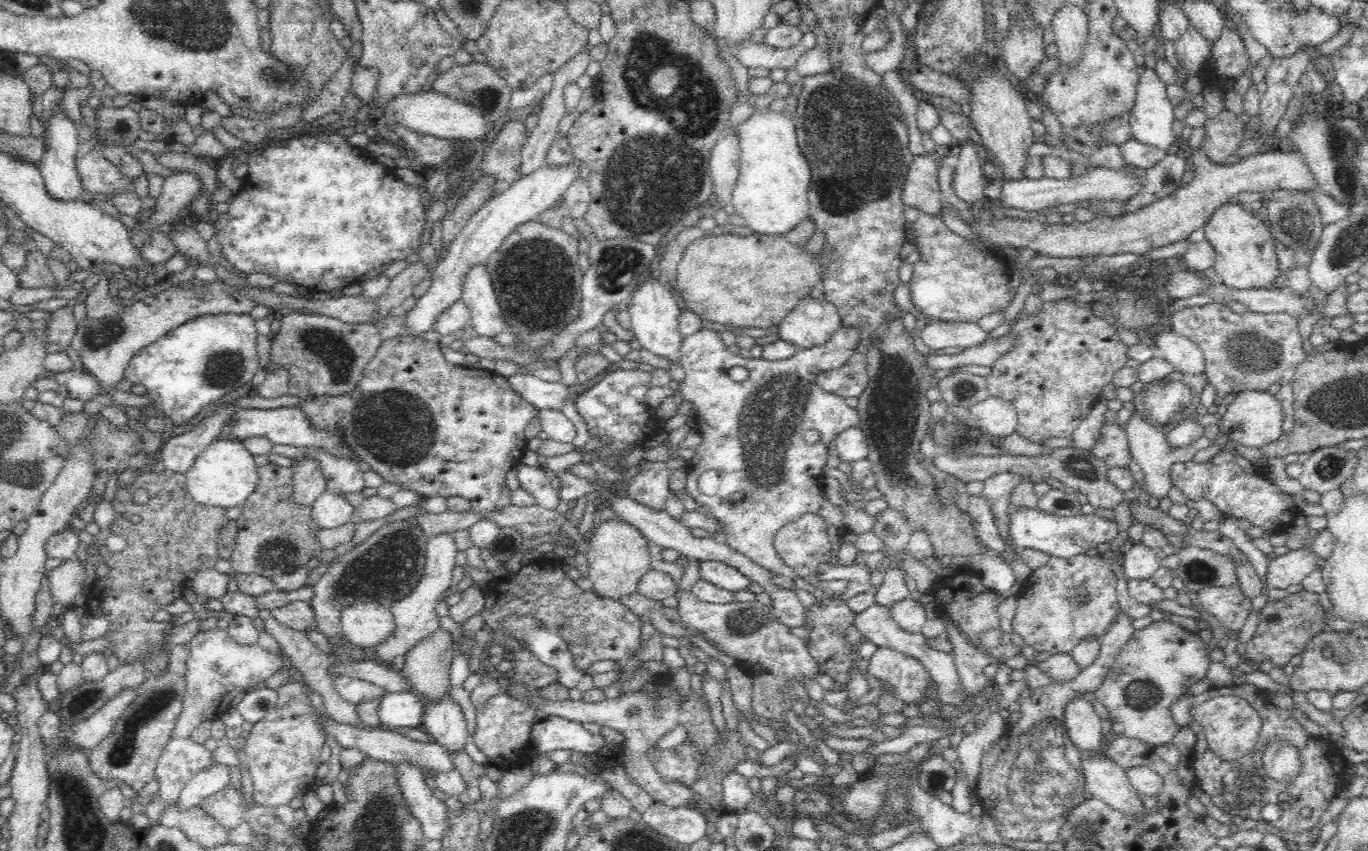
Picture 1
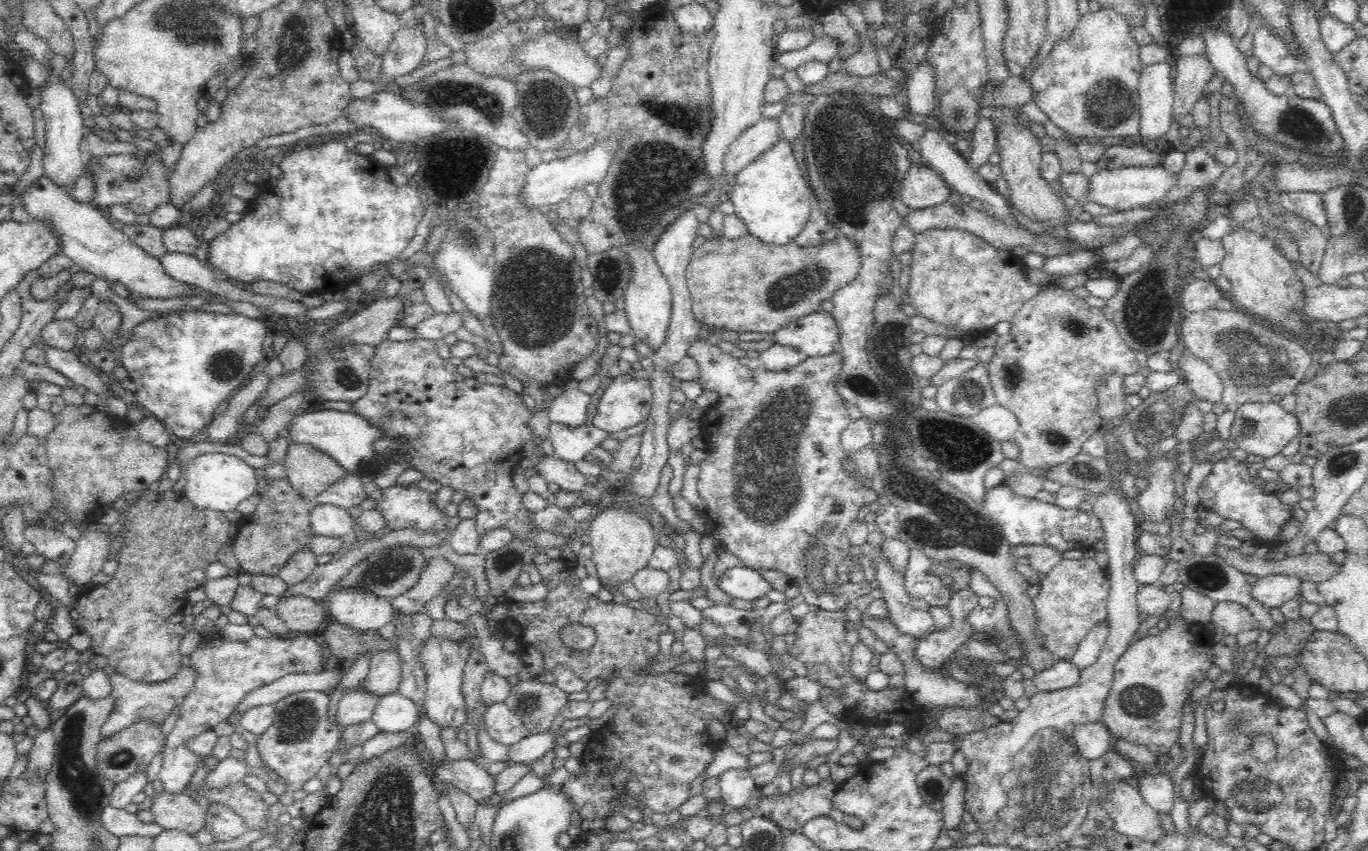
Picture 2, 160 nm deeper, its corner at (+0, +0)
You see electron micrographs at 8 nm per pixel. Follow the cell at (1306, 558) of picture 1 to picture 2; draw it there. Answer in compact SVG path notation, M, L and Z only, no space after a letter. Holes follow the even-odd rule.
M1269 574L1257 577L1251 586L1252 599L1266 610L1280 610L1288 600L1298 599L1300 594L1300 579L1292 575Z

